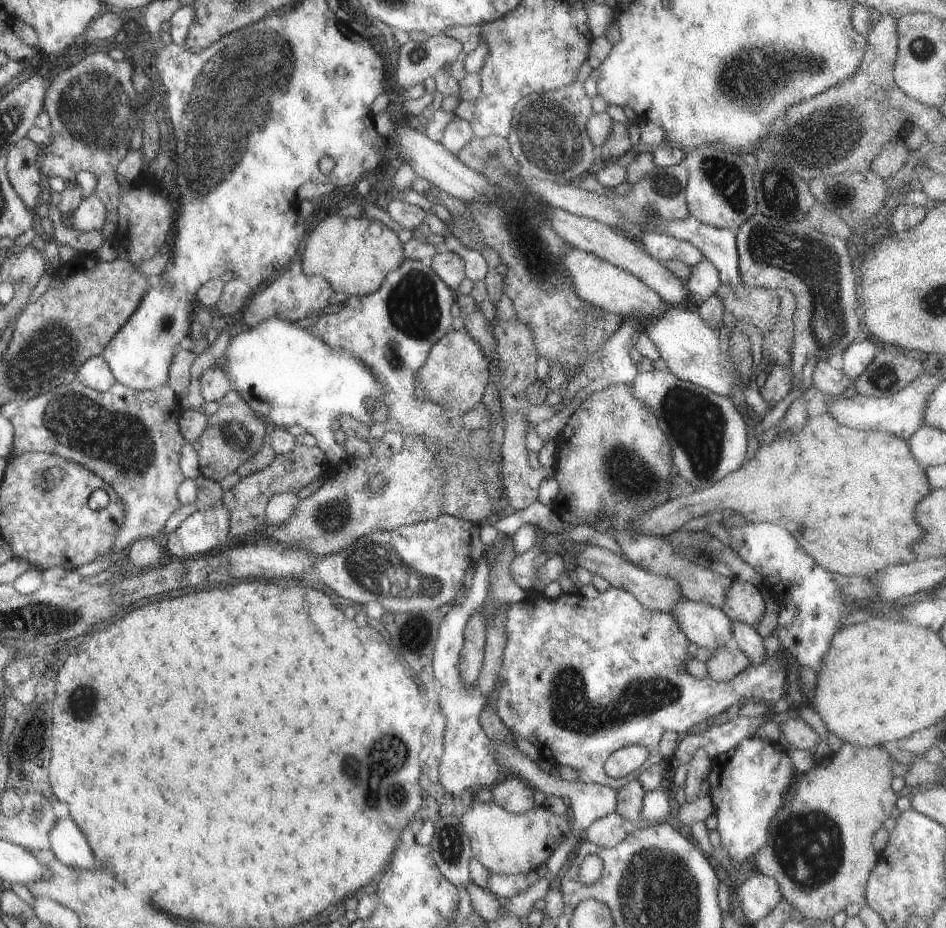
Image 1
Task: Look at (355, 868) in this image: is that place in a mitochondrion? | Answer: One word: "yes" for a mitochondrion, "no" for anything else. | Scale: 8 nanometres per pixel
no

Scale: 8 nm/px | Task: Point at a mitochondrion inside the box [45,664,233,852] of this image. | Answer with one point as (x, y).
(83, 703)

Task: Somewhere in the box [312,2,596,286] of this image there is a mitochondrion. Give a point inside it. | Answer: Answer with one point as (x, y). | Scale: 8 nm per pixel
(549, 135)

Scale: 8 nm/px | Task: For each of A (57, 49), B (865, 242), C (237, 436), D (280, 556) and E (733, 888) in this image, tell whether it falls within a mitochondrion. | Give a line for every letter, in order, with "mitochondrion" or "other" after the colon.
A: other
B: other
C: mitochondrion
D: other
E: other

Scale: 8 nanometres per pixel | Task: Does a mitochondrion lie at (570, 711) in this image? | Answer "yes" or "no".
yes

